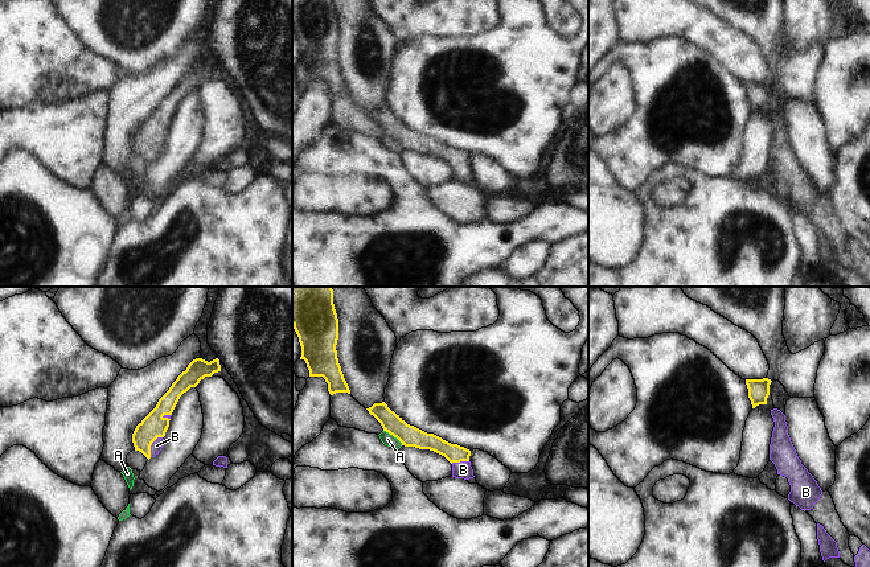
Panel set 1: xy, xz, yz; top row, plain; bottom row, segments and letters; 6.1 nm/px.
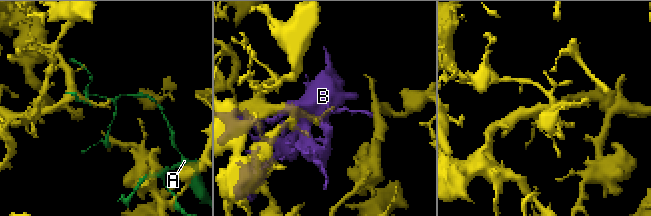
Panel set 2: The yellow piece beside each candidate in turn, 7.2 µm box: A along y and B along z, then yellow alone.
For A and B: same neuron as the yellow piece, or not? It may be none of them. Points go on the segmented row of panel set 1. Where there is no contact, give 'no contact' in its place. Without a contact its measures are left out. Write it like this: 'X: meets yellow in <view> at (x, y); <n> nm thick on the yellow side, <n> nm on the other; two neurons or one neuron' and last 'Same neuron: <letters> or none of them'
A: meets yellow in xz at (393, 435); 130 nm thick on the yellow side, 70 nm on the other; two neurons
B: meets yellow in xy at (151, 444); 150 nm thick on the yellow side, 70 nm on the other; one neuron
Same neuron: B

